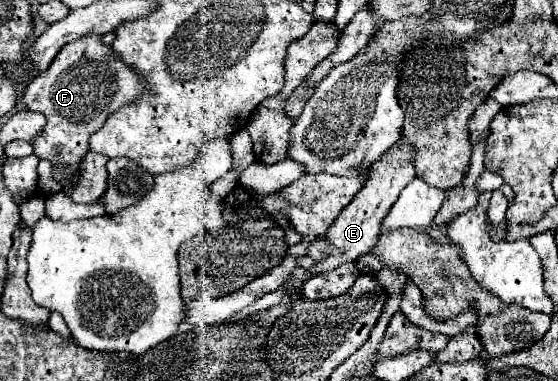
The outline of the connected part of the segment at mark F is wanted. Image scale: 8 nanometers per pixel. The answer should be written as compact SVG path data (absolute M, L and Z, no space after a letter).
M95 34L65 44L51 66L23 90L23 104L27 110L41 112L47 118L43 130L33 138L33 150L41 160L69 170L71 184L63 188L67 194L81 180L81 162L89 152L89 138L93 132L101 130L109 114L135 102L143 92L145 82L135 74L135 68L121 62L113 46L105 44L103 38Z

